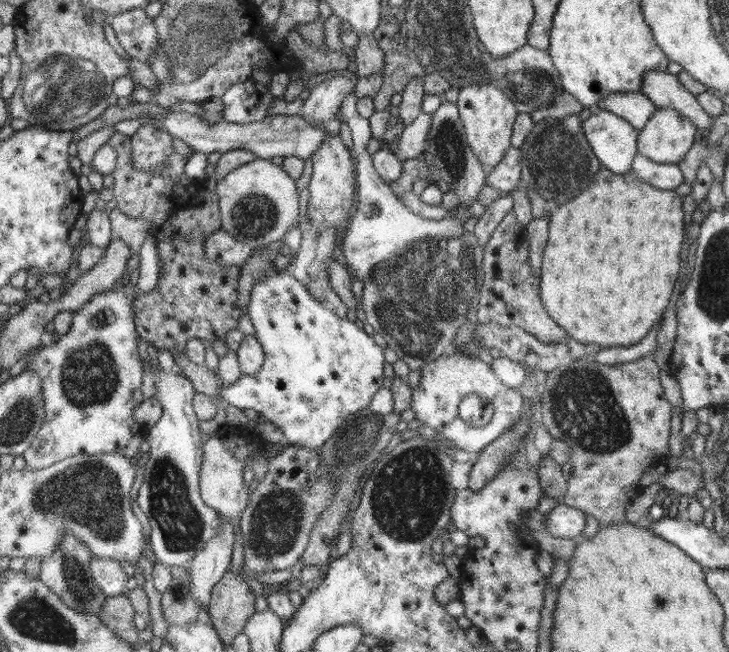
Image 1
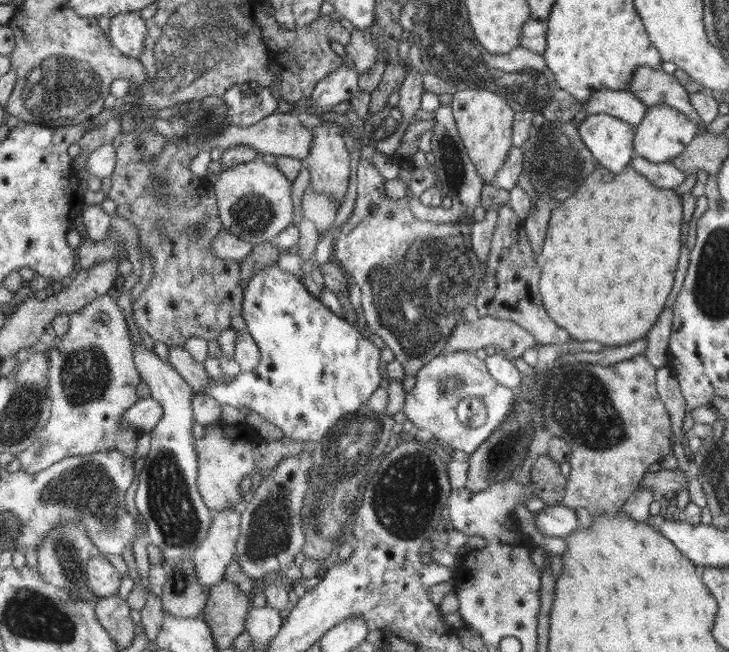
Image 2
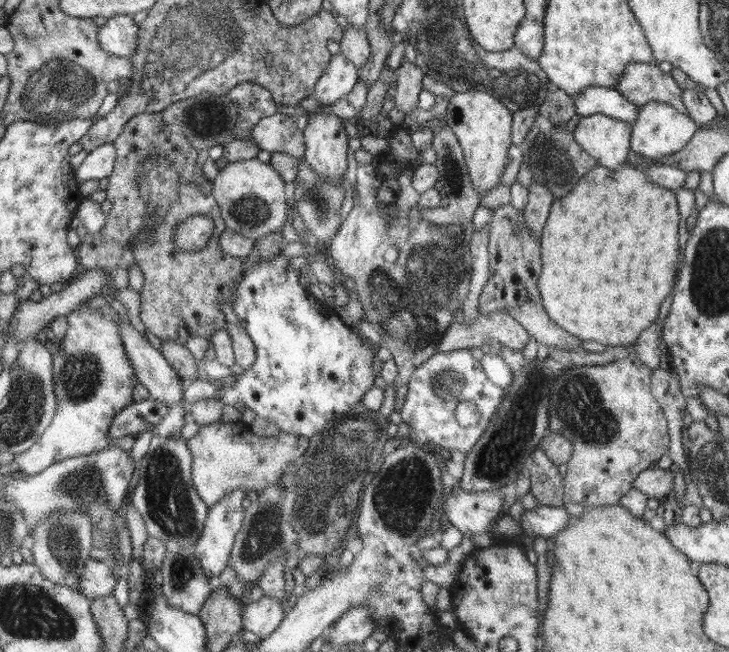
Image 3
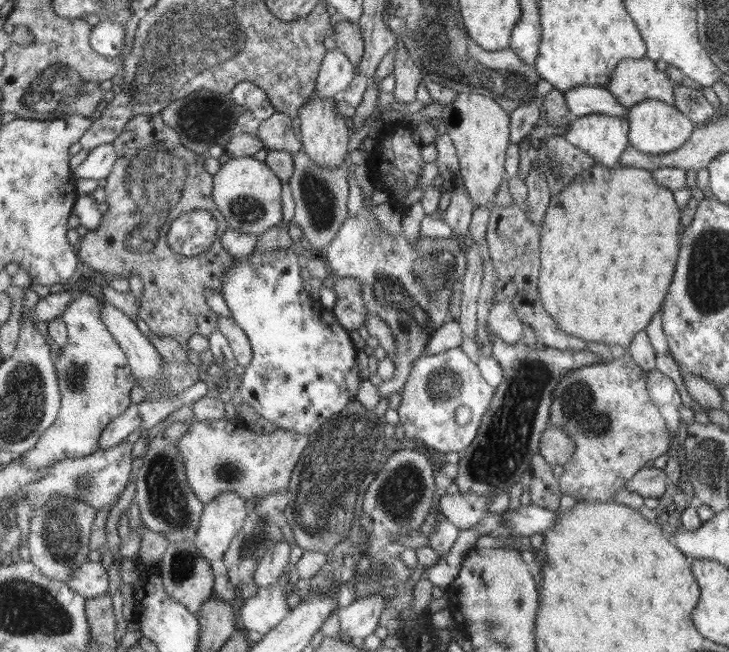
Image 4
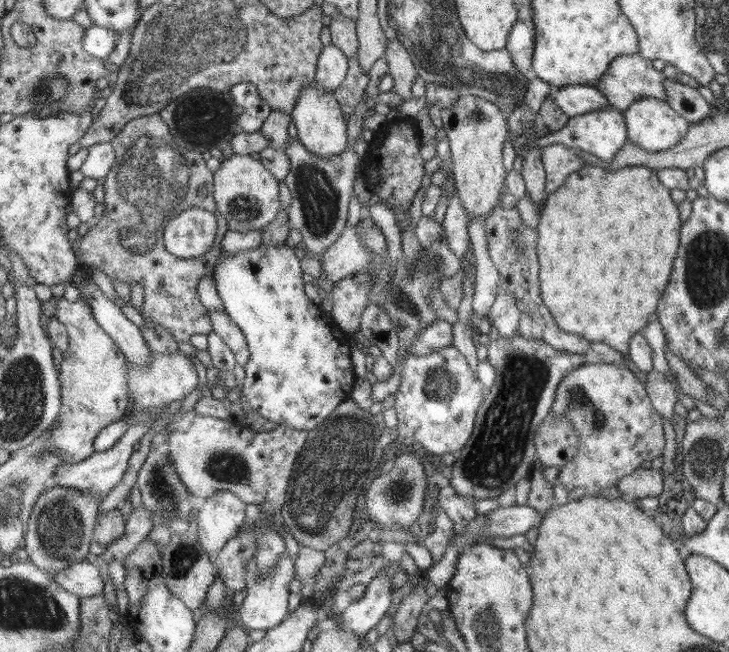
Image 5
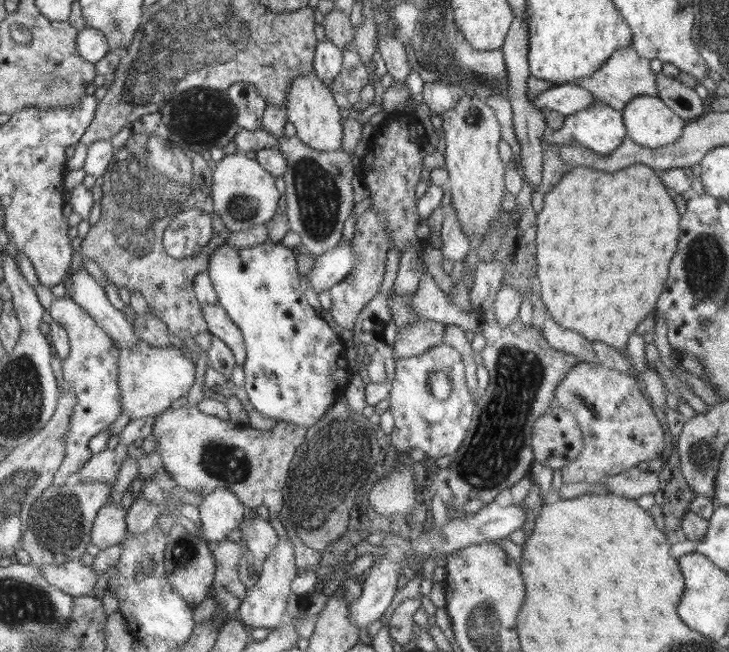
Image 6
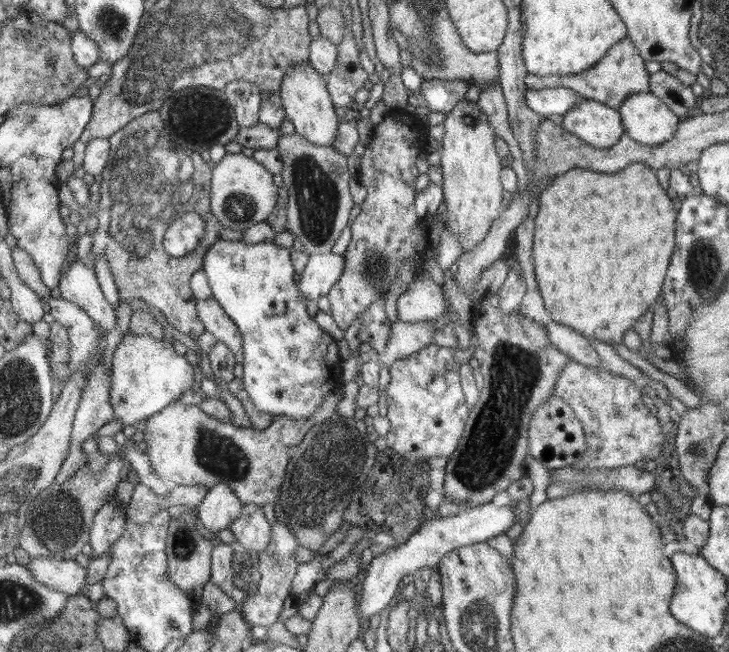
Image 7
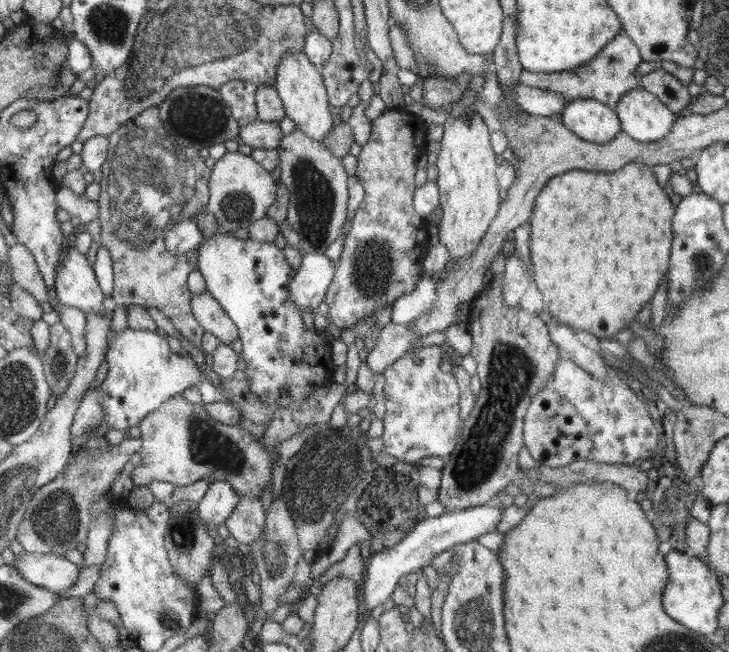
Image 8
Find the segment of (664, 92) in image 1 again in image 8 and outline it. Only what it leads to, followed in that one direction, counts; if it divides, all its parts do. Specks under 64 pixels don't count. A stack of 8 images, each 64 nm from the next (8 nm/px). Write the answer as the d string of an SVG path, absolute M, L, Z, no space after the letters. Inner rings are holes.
M620 32L610 44L606 44L598 56L588 60L586 64L578 66L570 72L520 72L520 82L531 88L538 88L548 92L560 92L568 100L592 99L615 109L618 100L633 89L642 89L640 75L636 75L636 68L640 66L642 57L635 42L624 32Z

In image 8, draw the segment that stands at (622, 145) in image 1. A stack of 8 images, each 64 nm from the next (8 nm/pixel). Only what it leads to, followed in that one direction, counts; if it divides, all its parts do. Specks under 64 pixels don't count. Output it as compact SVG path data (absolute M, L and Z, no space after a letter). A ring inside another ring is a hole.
M572 99L561 114L561 123L568 130L594 144L612 142L623 131L615 109L597 100Z

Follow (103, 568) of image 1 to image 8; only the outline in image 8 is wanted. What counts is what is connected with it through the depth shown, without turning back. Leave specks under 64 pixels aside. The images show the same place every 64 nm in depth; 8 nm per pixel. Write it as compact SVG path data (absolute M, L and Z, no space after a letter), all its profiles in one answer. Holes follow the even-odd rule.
M24 552L23 555L14 556L14 562L10 564L19 569L21 576L28 583L44 587L52 592L64 592L77 584L80 577L80 567L58 554L40 554L40 552Z

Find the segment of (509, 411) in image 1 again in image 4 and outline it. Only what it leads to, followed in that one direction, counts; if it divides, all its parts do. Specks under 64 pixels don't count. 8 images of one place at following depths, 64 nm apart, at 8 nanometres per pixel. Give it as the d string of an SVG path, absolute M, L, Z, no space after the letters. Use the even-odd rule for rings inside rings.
M452 348L445 352L432 356L422 356L412 366L410 376L406 380L402 388L402 400L397 410L400 419L400 425L404 427L406 436L404 439L418 442L422 449L435 448L440 452L463 452L470 446L472 440L476 439L478 430L482 425L482 416L486 414L486 410L492 404L496 387L488 384L488 381L482 377L478 364L472 360L461 350L461 348ZM460 407L468 407L472 411L471 422L468 425L460 425L456 423L456 409Z

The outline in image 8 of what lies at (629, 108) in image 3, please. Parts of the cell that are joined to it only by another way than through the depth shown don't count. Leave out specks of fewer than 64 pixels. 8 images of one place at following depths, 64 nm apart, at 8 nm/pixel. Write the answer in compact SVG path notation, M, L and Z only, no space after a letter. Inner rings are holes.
M520 83L513 91L516 104L530 115L550 117L552 114L560 114L564 106L570 100L560 92L548 92L538 88L531 88Z

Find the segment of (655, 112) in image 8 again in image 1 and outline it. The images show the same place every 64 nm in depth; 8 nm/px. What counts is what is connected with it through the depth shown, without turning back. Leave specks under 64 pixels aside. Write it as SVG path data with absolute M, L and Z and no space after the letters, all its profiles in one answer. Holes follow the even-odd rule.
M657 107L656 112L646 122L646 126L639 130L637 141L638 153L654 162L676 165L688 154L688 150L692 148L692 144L699 136L698 129L690 122L689 118L682 116L676 110Z

